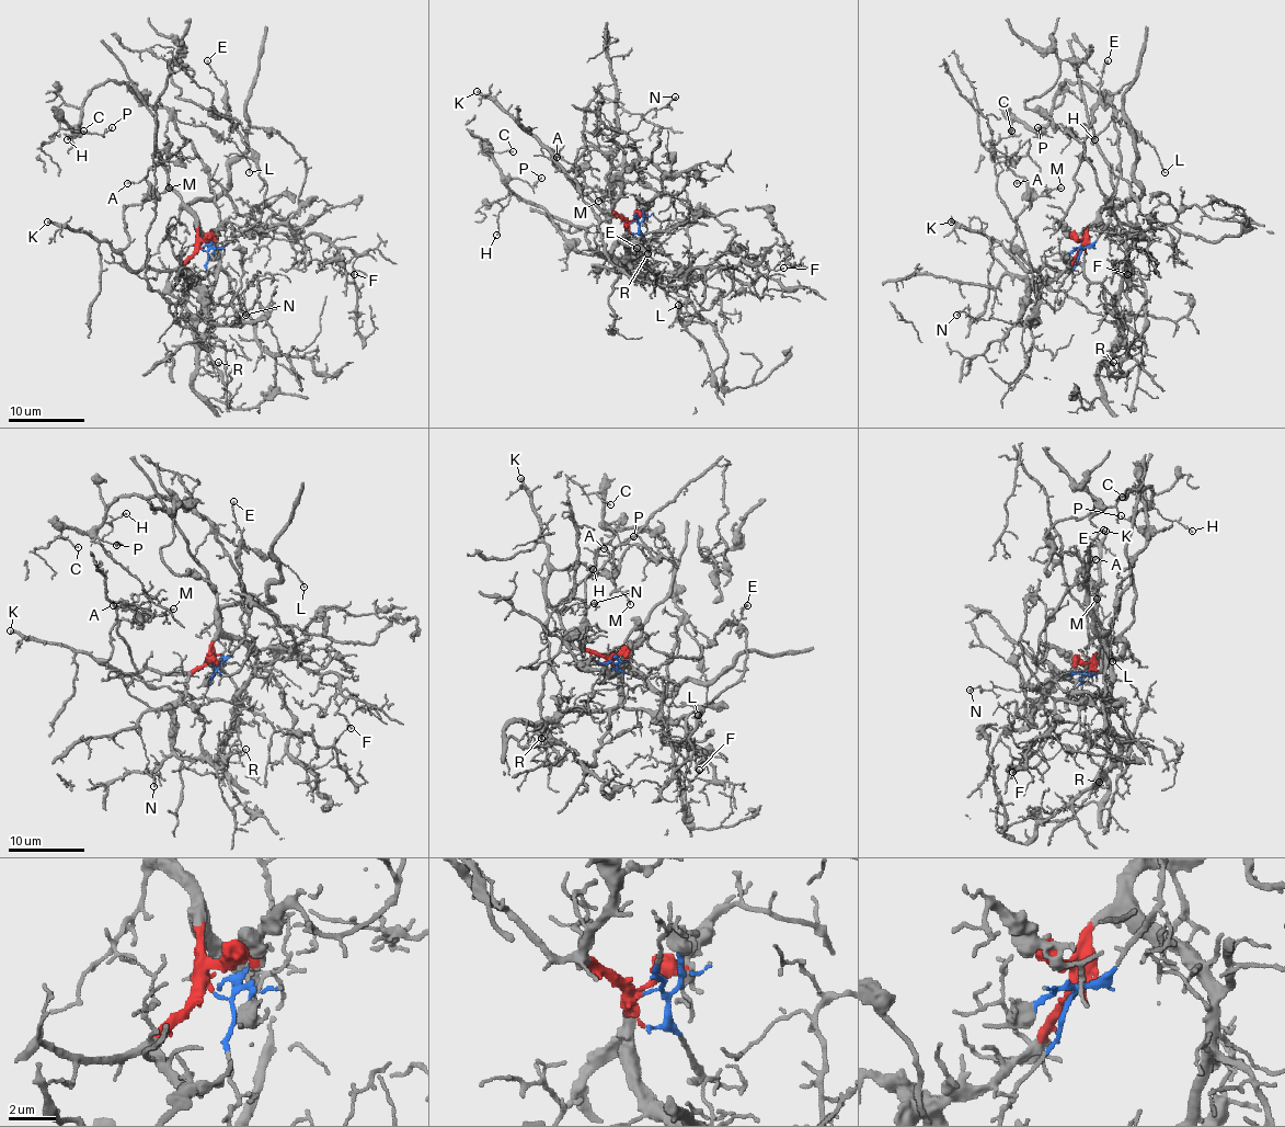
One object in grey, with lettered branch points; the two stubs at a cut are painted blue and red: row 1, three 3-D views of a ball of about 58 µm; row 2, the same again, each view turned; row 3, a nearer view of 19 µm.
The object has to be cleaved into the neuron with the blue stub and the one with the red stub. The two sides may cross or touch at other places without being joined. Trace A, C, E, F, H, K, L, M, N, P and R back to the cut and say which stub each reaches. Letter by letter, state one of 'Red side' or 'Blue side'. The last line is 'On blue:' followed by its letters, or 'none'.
A: Red side
C: Blue side
E: Red side
F: Red side
H: Blue side
K: Red side
L: Blue side
M: Red side
N: Red side
P: Blue side
R: Red side
On blue: C, H, L, P

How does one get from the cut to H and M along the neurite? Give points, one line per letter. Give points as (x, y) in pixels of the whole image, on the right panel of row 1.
H: (1081, 250), (1106, 225), (1117, 185), (1115, 109), (1083, 82), (1068, 81), (1051, 121), (1068, 136), (1094, 139)
M: (1081, 250), (1068, 271), (1045, 266), (1029, 271), (1011, 250), (1017, 217), (1030, 202), (1060, 186)

